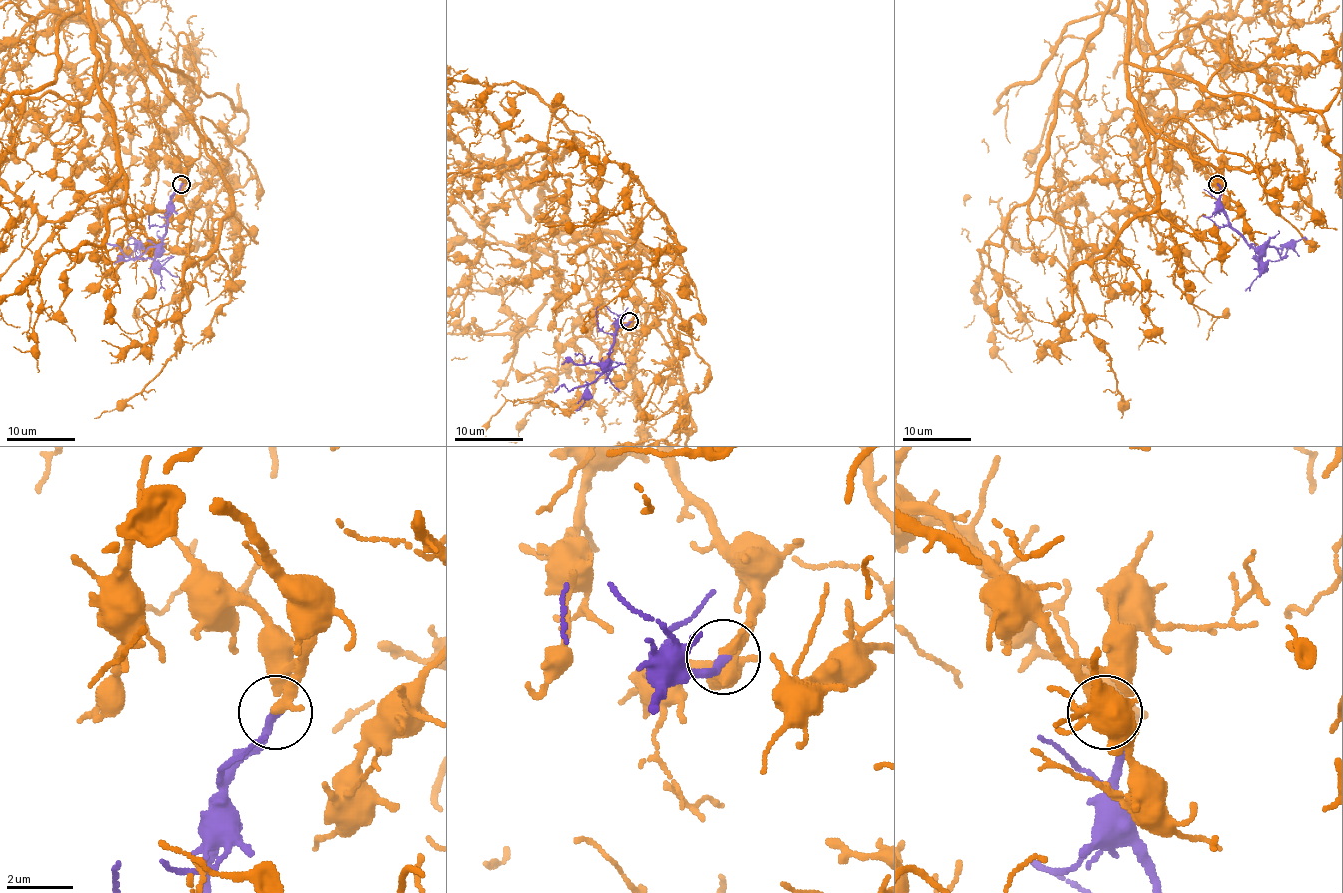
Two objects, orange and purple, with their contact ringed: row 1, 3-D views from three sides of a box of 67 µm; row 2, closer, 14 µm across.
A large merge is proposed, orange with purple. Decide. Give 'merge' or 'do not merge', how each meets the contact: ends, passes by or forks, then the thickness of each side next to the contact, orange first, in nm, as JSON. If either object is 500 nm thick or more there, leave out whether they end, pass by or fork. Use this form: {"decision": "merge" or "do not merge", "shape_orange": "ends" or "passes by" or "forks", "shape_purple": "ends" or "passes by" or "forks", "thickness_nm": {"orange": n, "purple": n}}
{"decision": "merge", "shape_orange": "ends", "shape_purple": "ends", "thickness_nm": {"orange": 360, "purple": 260}}

